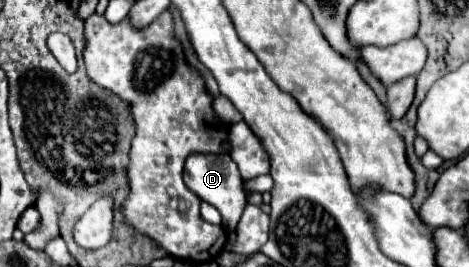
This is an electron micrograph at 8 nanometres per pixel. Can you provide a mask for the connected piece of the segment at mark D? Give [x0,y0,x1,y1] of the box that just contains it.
[184,153,246,229]

